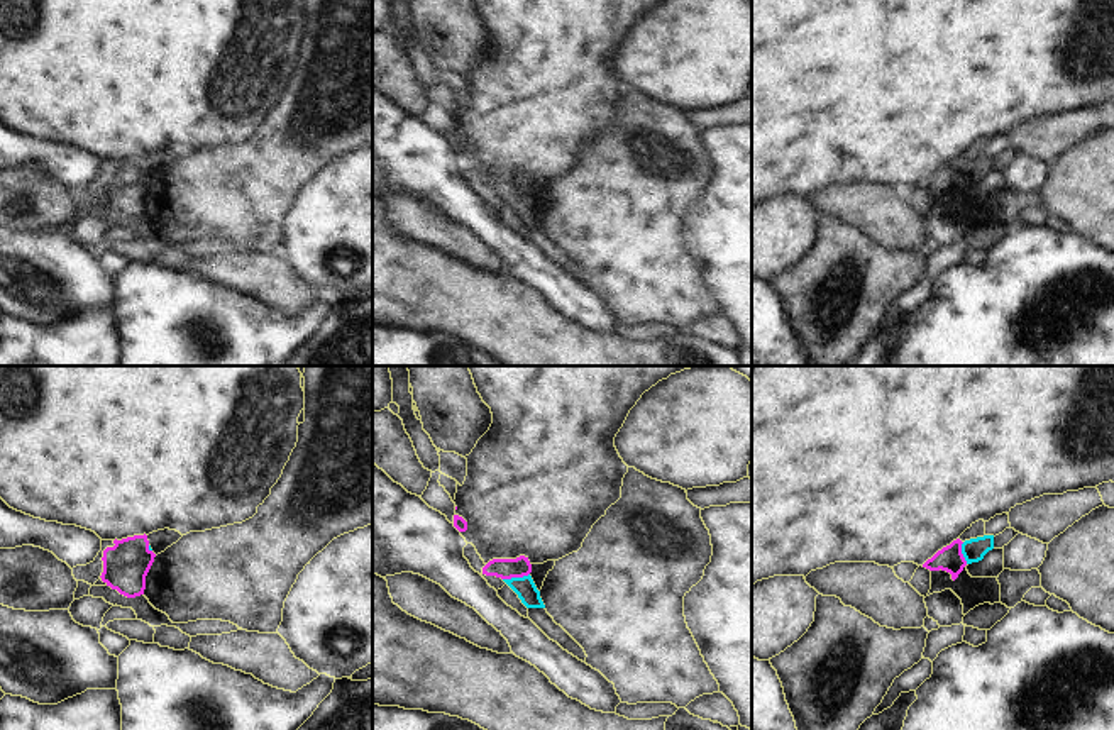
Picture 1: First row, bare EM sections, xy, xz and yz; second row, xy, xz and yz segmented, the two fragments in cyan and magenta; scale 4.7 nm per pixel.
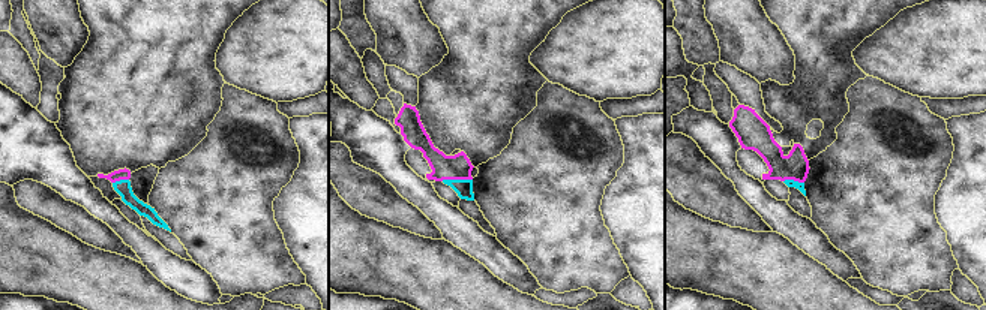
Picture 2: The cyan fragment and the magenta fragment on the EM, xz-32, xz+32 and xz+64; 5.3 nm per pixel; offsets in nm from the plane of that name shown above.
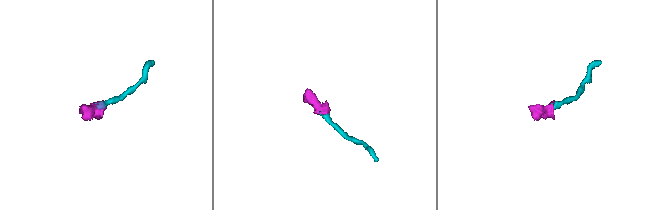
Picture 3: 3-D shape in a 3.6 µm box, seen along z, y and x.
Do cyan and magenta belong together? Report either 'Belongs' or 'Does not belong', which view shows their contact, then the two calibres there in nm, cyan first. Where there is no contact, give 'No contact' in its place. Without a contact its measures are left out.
Belongs. Touches cyan in xz. Thickness 100 nm (cyan) against 100 nm.

